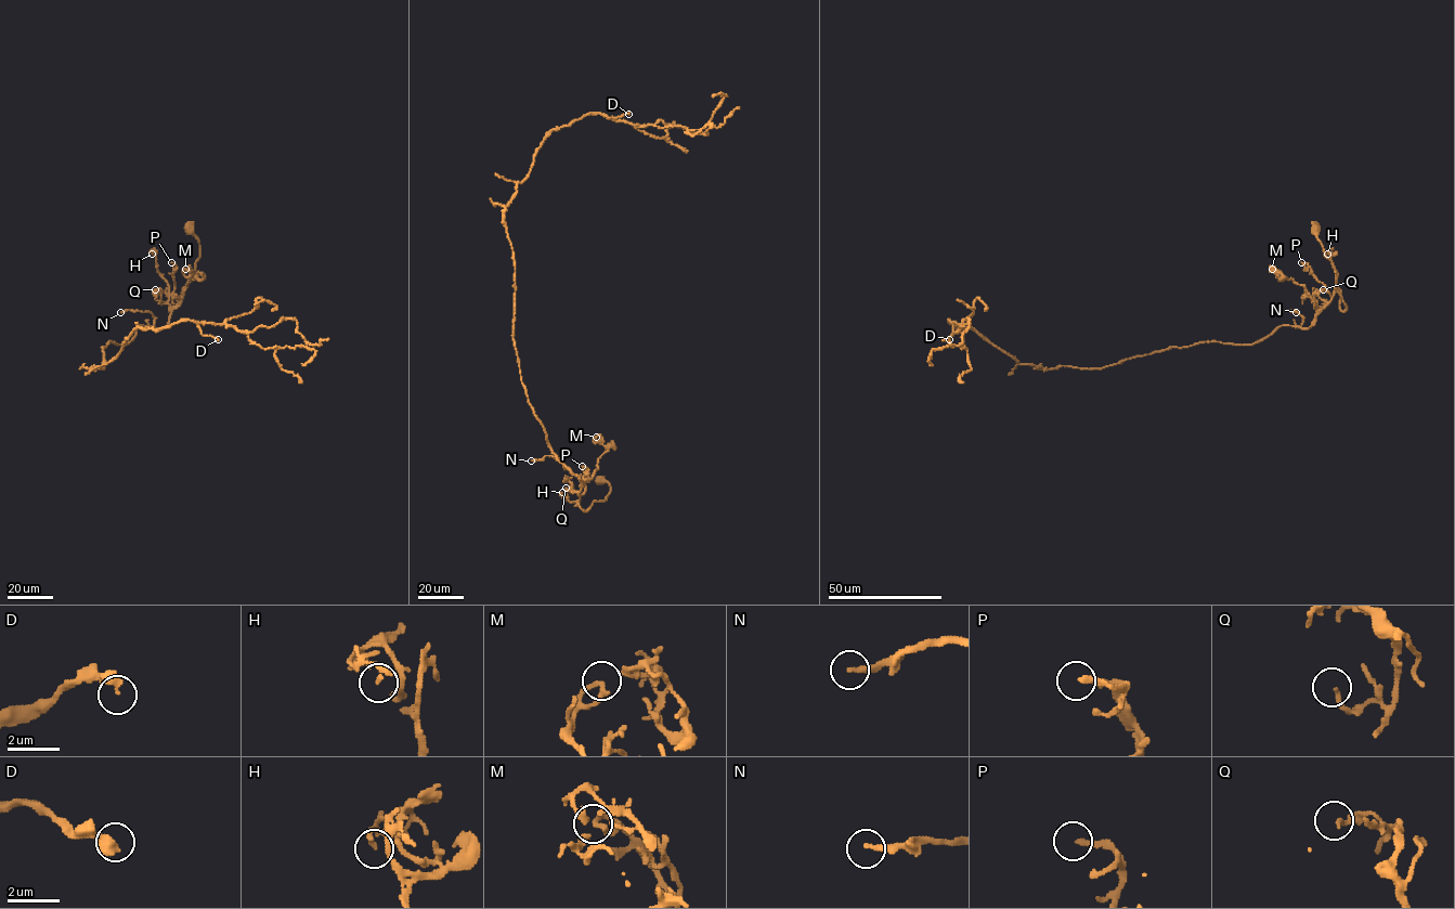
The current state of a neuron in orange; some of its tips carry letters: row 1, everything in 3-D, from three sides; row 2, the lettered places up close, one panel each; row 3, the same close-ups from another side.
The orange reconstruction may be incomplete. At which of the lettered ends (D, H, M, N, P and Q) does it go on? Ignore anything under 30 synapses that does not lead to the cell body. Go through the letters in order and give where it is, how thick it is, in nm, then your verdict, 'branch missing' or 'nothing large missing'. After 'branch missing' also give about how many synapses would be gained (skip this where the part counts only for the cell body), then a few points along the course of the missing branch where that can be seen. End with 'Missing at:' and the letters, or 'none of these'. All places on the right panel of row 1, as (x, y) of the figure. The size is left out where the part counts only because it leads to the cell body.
D: place (949, 339); calibre 420 nm; nothing large missing
H: place (1327, 254); calibre 200 nm; nothing large missing
M: place (1272, 269); calibre 180 nm; nothing large missing
N: place (1296, 312); calibre 220 nm; branch missing; 35 synapses; course (1296, 312), (1312, 309), (1302, 303), (1301, 298)
P: place (1301, 262); calibre 200 nm; nothing large missing
Q: place (1323, 289); calibre 150 nm; nothing large missing
Missing at: N

